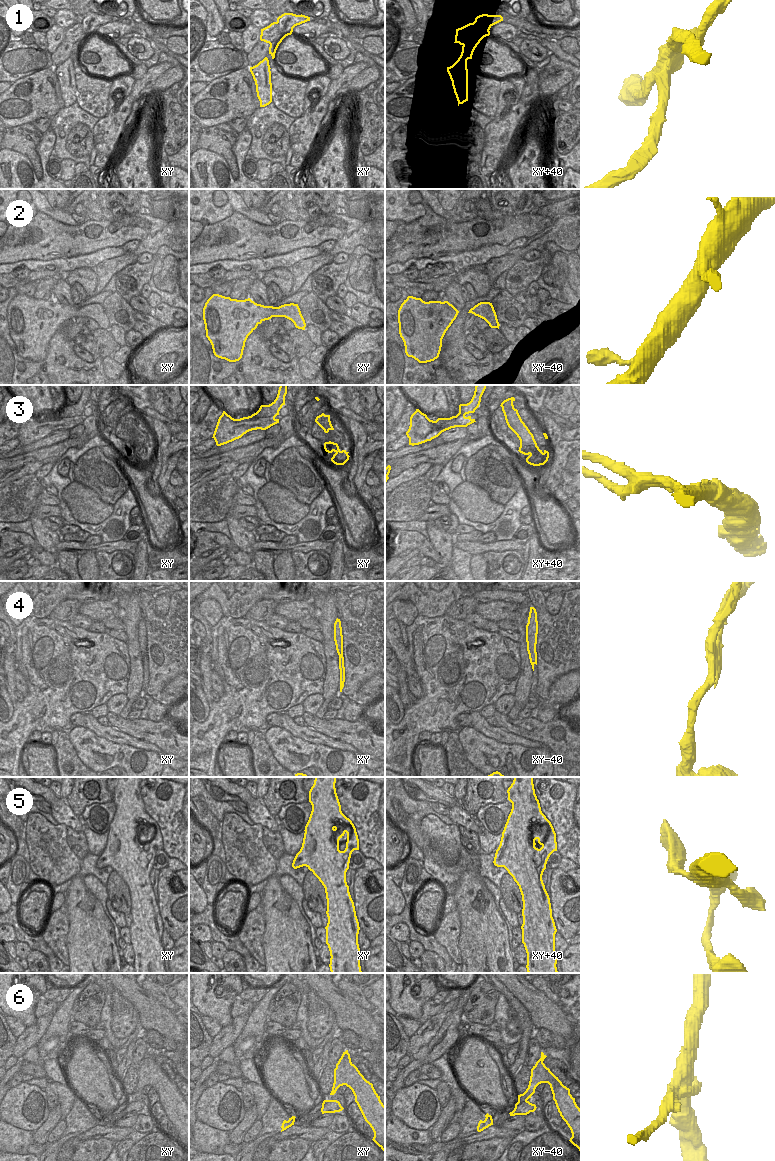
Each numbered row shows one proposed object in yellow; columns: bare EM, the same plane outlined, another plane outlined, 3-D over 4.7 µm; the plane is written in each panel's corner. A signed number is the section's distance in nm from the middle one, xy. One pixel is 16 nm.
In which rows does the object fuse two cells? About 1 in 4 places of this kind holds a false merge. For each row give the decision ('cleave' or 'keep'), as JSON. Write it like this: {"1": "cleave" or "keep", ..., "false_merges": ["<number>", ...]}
{"1": "cleave", "2": "keep", "3": "cleave", "4": "cleave", "5": "keep", "6": "cleave", "false_merges": ["1", "3", "4", "6"]}

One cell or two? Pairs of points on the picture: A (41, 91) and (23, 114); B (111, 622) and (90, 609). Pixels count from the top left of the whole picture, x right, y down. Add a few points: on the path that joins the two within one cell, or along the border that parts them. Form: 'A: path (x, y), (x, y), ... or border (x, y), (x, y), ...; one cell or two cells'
A: path (35, 97), (24, 108); one cell
B: border (116, 616), (108, 616), (101, 620); two cells

